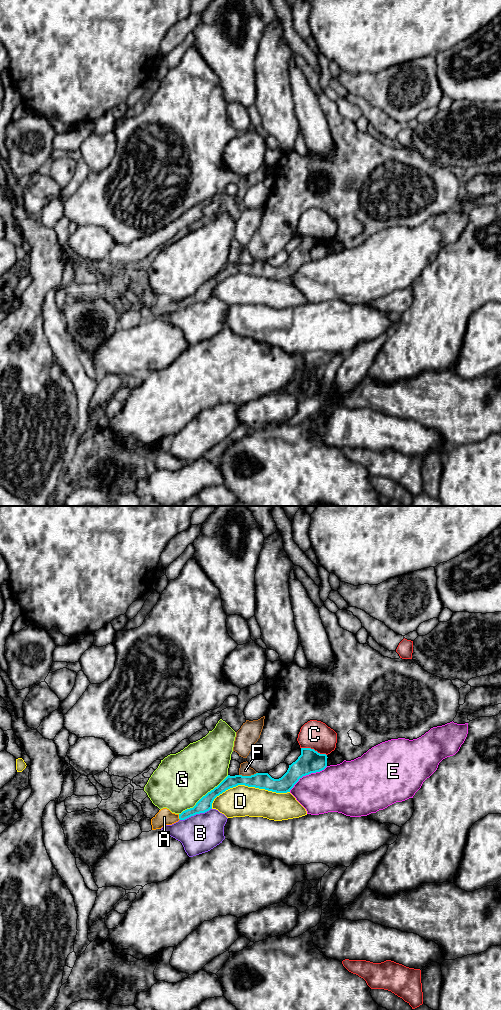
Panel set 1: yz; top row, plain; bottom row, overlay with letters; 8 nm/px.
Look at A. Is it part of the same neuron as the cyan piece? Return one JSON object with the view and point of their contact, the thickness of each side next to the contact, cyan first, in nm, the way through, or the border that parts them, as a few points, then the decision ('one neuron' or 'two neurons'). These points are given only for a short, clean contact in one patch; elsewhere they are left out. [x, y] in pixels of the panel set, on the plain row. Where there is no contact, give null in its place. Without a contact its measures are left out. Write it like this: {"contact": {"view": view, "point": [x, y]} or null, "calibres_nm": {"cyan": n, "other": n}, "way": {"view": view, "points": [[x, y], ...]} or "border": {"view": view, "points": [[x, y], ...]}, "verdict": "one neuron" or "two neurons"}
{"contact": {"view": "yz", "point": [179, 305]}, "calibres_nm": {"cyan": 110, "other": 130}, "way": {"view": "yz", "points": [[204, 292], [179, 305], [164, 305]]}, "verdict": "one neuron"}

